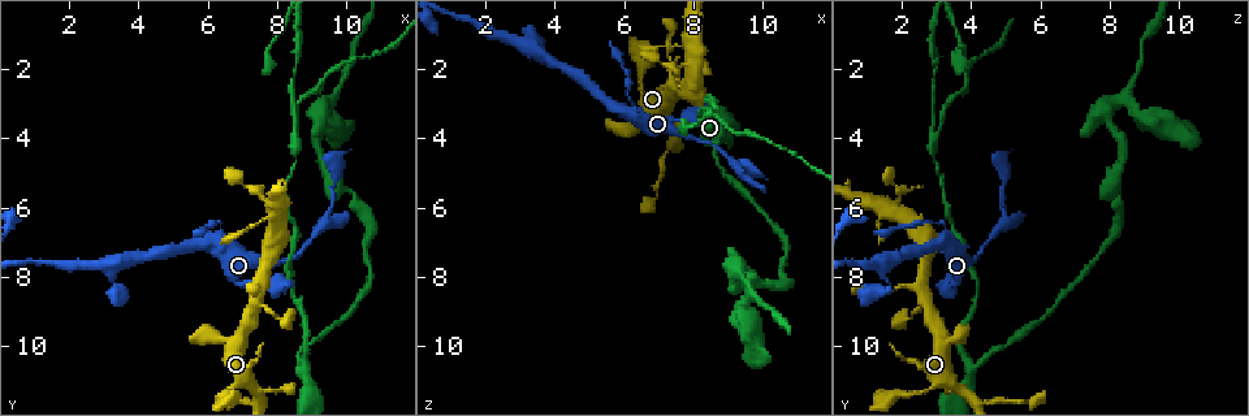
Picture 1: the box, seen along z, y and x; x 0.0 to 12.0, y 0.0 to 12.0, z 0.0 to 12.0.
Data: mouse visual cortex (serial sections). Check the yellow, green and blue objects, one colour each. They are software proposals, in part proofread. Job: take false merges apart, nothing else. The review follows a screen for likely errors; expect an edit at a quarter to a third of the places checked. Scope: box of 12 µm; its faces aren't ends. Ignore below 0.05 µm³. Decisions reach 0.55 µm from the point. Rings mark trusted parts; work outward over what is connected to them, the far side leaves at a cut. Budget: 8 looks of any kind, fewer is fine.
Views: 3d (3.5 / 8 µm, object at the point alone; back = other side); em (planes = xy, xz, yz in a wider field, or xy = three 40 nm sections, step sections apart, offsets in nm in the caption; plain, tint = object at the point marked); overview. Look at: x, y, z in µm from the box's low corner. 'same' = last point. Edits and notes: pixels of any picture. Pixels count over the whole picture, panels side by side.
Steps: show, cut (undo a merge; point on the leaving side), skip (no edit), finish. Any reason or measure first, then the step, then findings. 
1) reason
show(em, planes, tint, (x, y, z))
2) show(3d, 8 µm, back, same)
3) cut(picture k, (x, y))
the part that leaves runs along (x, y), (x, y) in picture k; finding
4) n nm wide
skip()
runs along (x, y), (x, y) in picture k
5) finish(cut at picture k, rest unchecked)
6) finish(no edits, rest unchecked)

a fork
show(3d, 3.5 µm, (8.7, 10.5, 3.9))

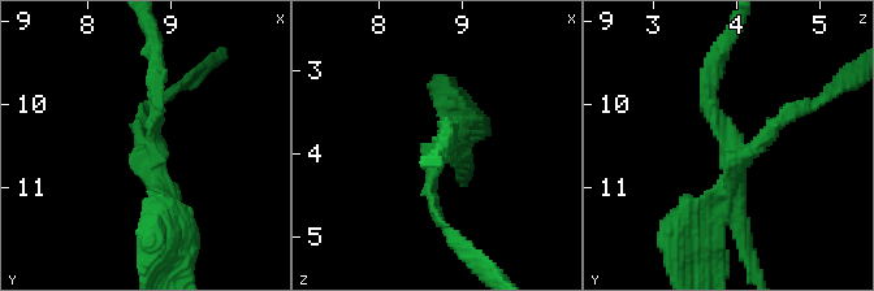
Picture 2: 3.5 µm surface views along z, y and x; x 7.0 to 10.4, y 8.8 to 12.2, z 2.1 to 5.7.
shape alone is not enough
show(em, planes, plain, (8.80, 10.55, 3.95))

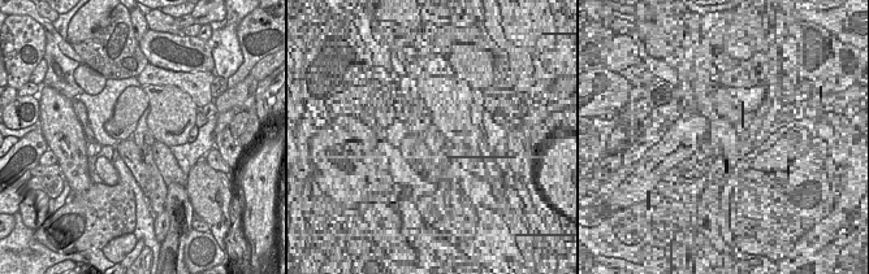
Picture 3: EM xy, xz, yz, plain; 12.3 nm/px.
show(em, planes, tint, same)

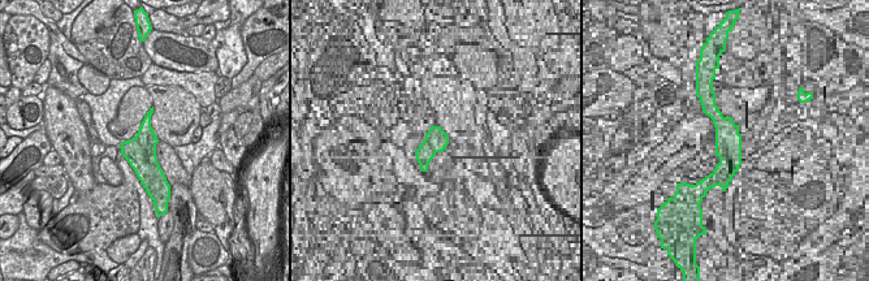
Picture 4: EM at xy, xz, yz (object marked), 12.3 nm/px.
cut(picture 2, (190, 247))
the part that leaves runs along (741, 156), (831, 88) in picture 2; a second cell is stuck on

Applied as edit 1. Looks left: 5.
show(overview)

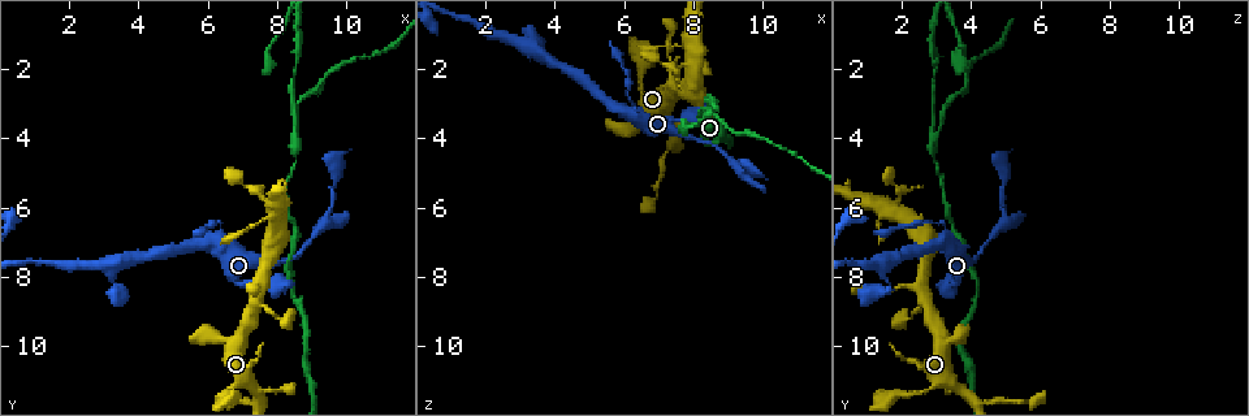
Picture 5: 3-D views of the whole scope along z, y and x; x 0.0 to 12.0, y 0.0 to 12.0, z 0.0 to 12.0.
show(3d, 3.5 µm, (6.3, 6.4, 3.0))

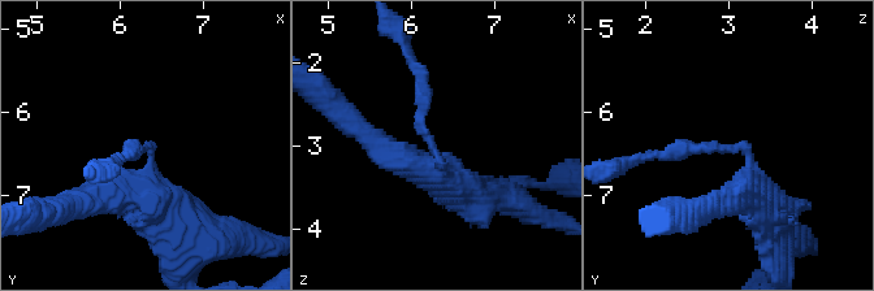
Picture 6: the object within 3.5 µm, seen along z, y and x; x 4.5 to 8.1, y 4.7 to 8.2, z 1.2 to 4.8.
show(em, xy, step 5, tint, (6.30, 6.45, 3.05))

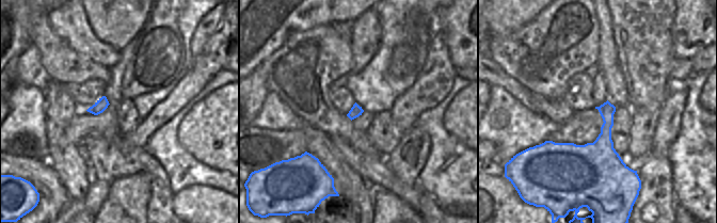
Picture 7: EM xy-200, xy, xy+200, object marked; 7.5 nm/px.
cut(picture 6, (420, 126))
border along (603, 123), (607, 128), (611, 127) in picture 7; two cells meet here

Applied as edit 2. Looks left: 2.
sharp bend
show(3d, 3.5 µm, (7.4, 8.7, 2.7))

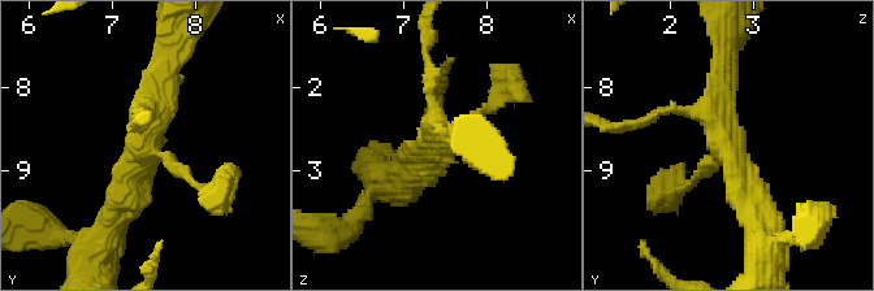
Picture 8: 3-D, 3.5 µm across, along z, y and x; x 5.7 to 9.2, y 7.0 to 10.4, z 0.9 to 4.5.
4 arms; arms of 150, 150, 350, 400 nm
show(em, xy, step 5, tint, (7.40, 8.70, 2.70))

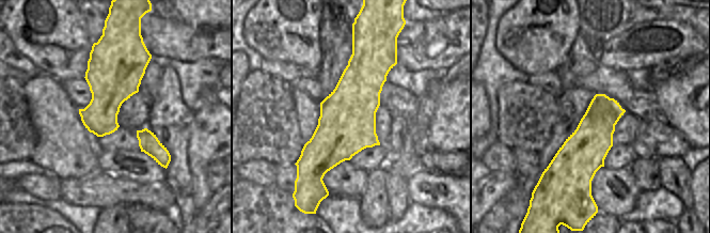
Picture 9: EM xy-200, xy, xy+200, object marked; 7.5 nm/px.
skip()
all the same cell

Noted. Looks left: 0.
finish(cut at picture 2, cut at picture 6, rest unchecked)

